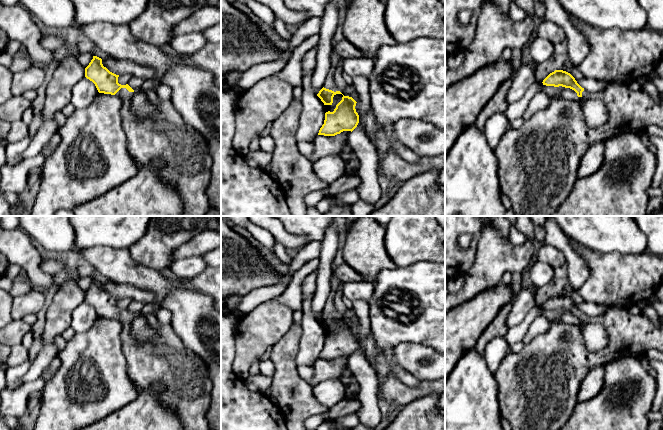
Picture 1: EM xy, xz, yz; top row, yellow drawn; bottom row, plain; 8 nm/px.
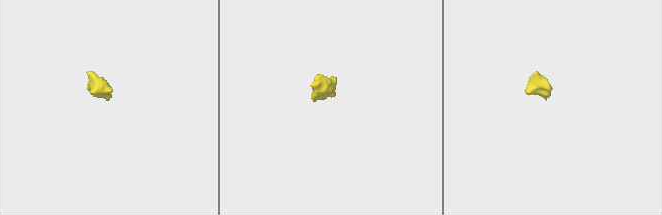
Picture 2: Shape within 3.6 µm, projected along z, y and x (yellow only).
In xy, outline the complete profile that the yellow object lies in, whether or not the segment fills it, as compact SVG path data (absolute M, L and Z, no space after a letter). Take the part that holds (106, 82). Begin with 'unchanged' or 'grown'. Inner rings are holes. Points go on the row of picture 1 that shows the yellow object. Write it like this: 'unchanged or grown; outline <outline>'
grown; outline M97 56L85 68L85 77L95 84L99 93L122 99L120 114L128 152L140 169L153 160L164 161L160 177L178 192L183 207L180 216L208 216L210 204L206 192L212 157L202 134L186 124L171 100L161 100L155 90L141 93L157 107L157 113L152 118L138 120L131 111L135 91L128 84L119 84L119 75L104 67Z

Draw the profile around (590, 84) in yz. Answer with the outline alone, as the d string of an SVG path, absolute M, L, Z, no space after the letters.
M584 78L582 80L578 80L577 83L584 89L590 92L596 92L599 90L605 89L609 84L609 82L605 80L597 80L593 78Z

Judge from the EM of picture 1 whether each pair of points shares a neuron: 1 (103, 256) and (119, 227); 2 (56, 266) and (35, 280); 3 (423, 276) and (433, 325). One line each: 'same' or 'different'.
1: different
2: different
3: same

